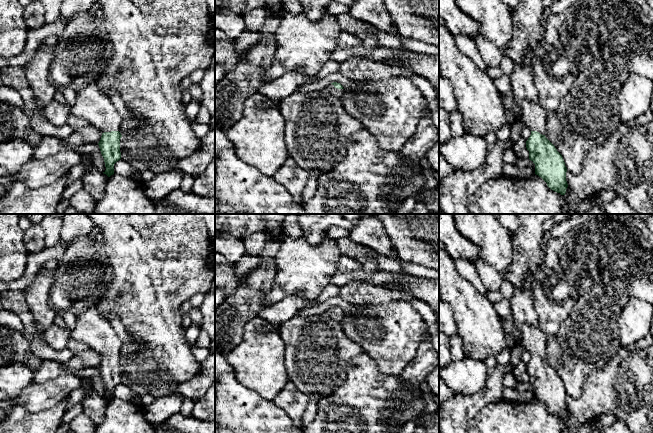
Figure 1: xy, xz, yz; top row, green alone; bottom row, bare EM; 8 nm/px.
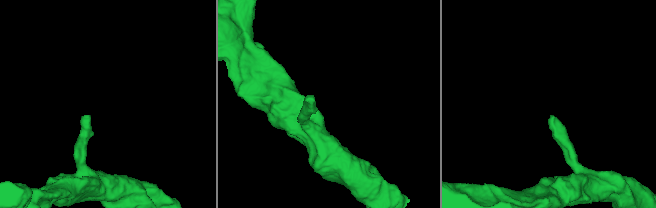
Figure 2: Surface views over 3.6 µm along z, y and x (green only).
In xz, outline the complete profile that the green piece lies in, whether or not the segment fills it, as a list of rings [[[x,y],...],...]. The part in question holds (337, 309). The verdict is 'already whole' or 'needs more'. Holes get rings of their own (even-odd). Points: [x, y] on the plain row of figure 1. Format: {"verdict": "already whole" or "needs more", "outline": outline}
{"verdict": "needs more", "outline": [[[333,306],[327,311],[325,311],[322,315],[325,317],[329,317],[337,322],[340,322],[342,318],[345,316],[345,313],[340,307]]]}

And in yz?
{"verdict": "needs more", "outline": [[[524,326],[520,331],[523,347],[532,354],[526,365],[526,372],[529,383],[535,388],[535,398],[541,401],[551,414],[565,419],[568,411],[567,392],[562,379],[545,361],[547,336],[539,327]]]}

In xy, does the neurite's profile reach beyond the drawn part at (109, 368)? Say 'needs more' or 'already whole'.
needs more

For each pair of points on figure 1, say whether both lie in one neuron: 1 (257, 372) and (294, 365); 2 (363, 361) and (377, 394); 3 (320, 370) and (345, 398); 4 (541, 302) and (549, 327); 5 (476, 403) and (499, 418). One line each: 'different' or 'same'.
1: different
2: same
3: different
4: same
5: different

